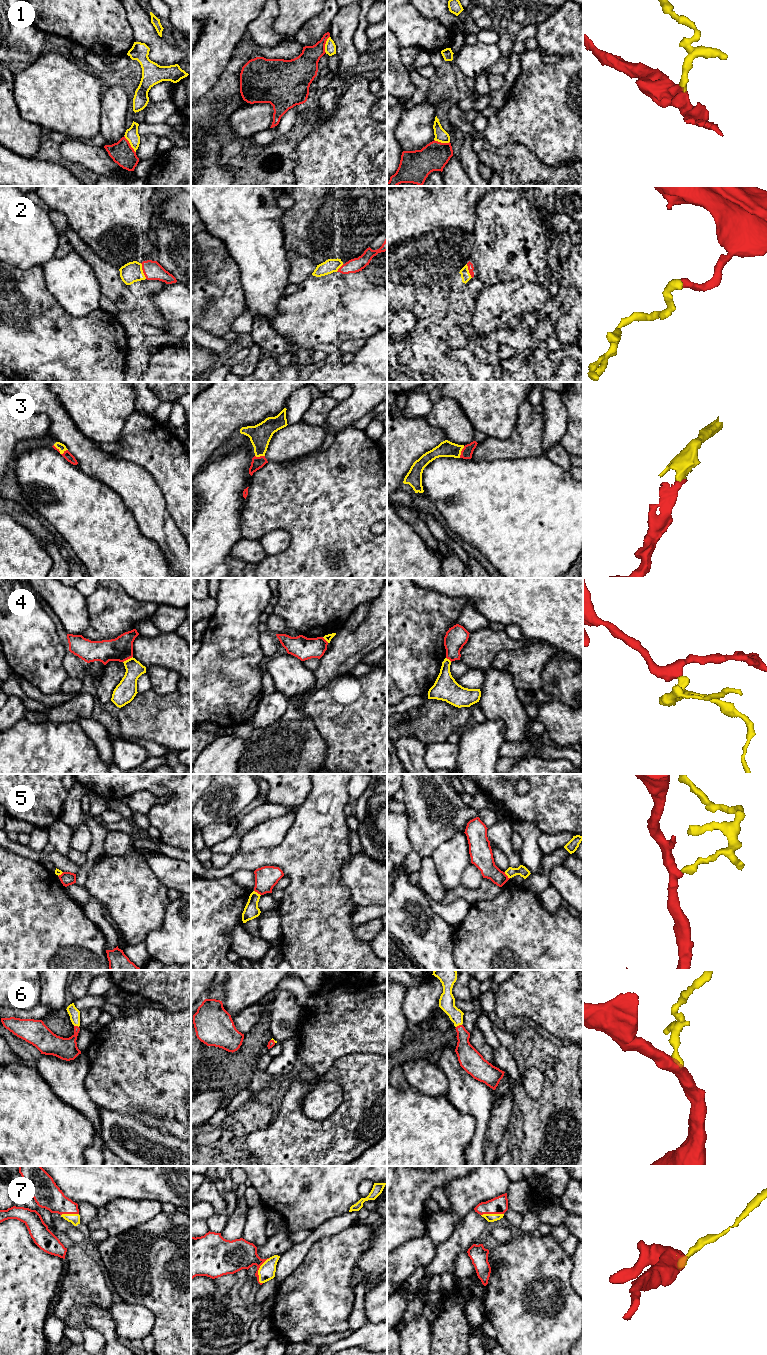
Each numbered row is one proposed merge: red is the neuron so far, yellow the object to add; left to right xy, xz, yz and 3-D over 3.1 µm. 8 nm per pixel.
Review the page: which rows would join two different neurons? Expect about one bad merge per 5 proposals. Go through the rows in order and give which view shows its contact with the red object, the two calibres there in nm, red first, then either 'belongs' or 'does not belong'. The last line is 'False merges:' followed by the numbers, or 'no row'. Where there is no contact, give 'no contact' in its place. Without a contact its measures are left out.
1: xy | 180/110 nm | does not belong
2: xy | 150/160 nm | belongs
3: yz | 90/130 nm | belongs
4: xy | 190/170 nm | does not belong
5: yz | 180/80 nm | does not belong
6: yz | 160/130 nm | belongs
7: xz | 260/140 nm | belongs
False merges: 1, 4, 5

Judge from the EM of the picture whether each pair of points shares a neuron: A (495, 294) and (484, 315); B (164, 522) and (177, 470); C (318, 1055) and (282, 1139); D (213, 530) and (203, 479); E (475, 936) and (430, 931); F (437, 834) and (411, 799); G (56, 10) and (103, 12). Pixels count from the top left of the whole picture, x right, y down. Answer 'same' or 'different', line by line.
A: same
B: different
C: different
D: same
E: different
F: same
G: same

